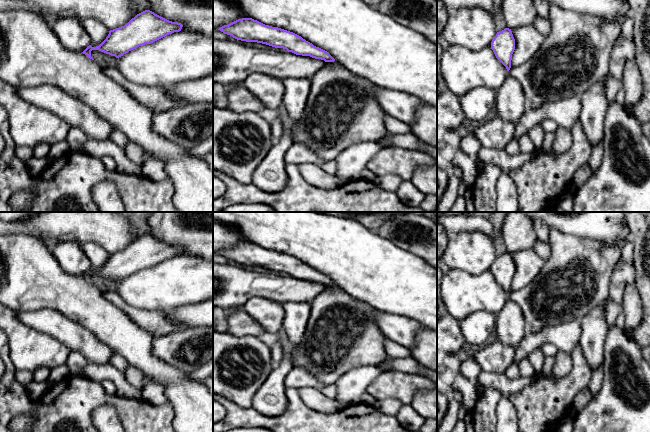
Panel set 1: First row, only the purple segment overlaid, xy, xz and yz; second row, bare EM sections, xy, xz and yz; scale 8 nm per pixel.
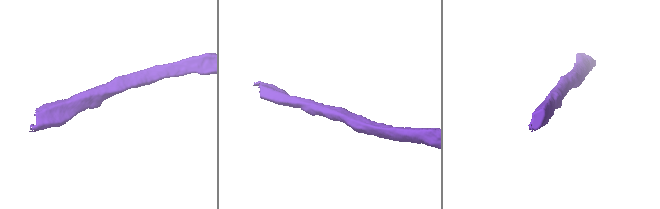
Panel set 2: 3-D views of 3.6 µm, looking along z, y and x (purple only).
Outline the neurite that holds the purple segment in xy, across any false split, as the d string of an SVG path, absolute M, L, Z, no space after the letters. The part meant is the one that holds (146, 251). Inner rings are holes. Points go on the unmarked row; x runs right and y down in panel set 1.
M145 234L139 238L137 238L134 242L132 242L127 248L121 250L119 252L113 253L109 255L106 263L96 271L92 271L89 269L82 277L87 279L90 283L94 284L91 281L92 274L99 274L111 280L115 280L118 285L114 290L117 292L121 298L125 300L129 305L134 306L138 309L147 309L147 310L157 310L157 311L170 311L174 308L179 308L186 305L194 305L201 302L208 301L213 298L213 260L202 259L199 256L189 256L182 253L183 249L178 246L169 245L150 234Z

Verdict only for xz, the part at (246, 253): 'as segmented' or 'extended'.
extended

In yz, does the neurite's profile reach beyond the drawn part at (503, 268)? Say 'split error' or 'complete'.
split error

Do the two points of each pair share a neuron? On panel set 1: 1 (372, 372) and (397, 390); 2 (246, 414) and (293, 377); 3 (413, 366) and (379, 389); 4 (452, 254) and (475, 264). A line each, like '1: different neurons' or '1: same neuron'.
1: different neurons
2: different neurons
3: different neurons
4: same neuron

